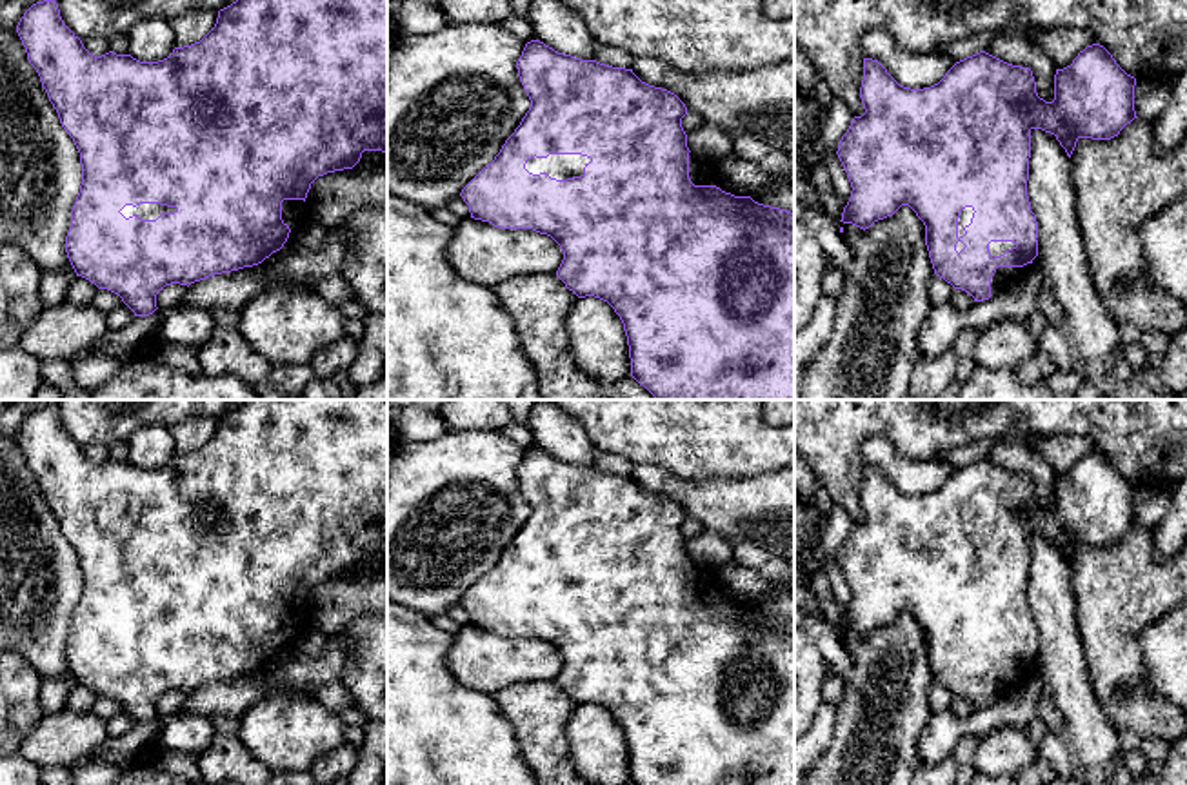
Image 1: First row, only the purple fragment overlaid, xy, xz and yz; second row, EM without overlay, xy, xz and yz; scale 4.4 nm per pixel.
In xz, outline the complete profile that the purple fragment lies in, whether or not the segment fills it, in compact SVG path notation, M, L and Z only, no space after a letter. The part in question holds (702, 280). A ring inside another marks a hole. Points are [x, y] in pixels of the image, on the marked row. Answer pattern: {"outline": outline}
{"outline": "M540 40L525 44L516 69L531 107L494 160L462 189L471 218L551 236L564 251L556 276L578 298L594 296L614 309L627 336L631 376L656 400L794 400L794 213L722 191L714 182L714 162L687 147L682 127L685 104L674 93L642 82L633 69L580 60Z"}

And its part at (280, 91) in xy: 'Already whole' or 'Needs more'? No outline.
Needs more

